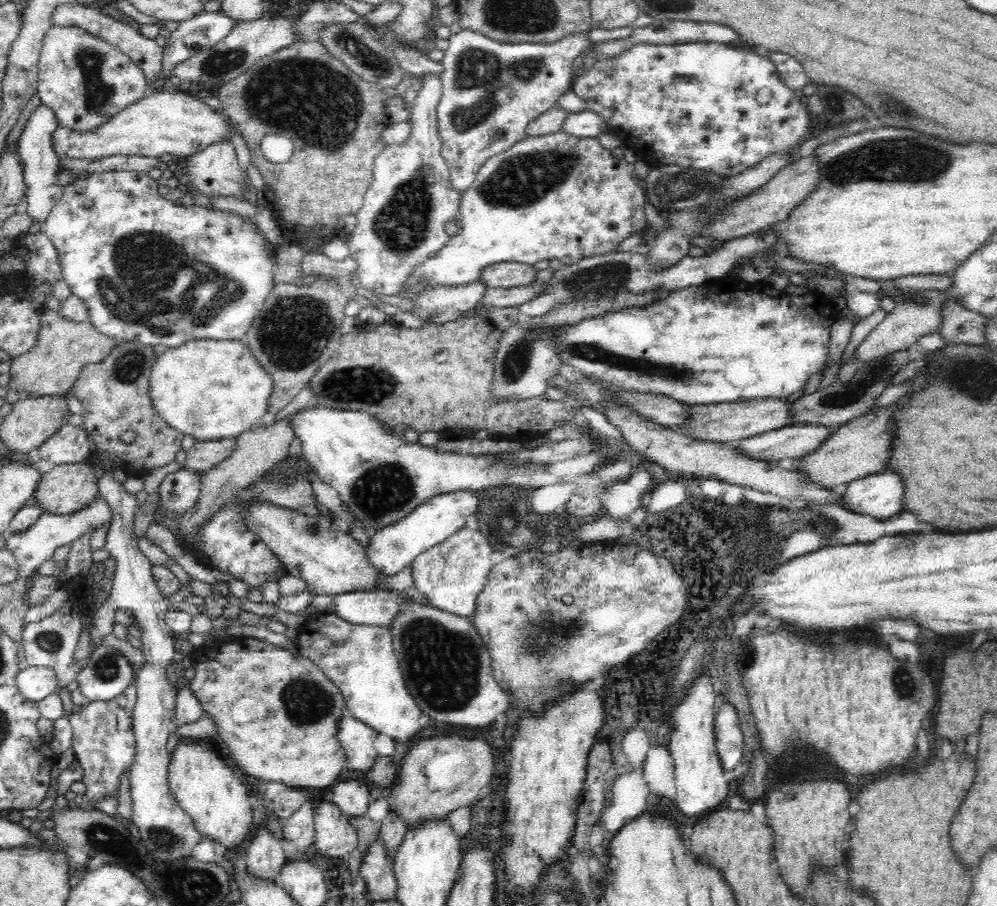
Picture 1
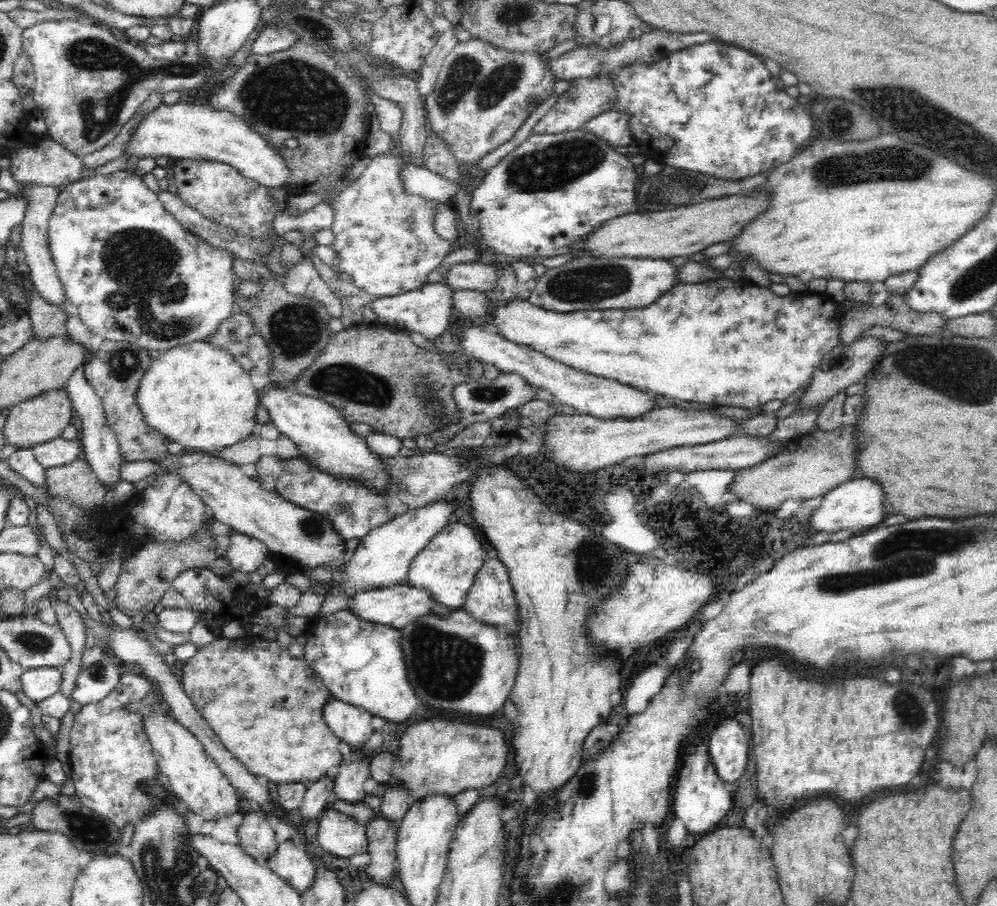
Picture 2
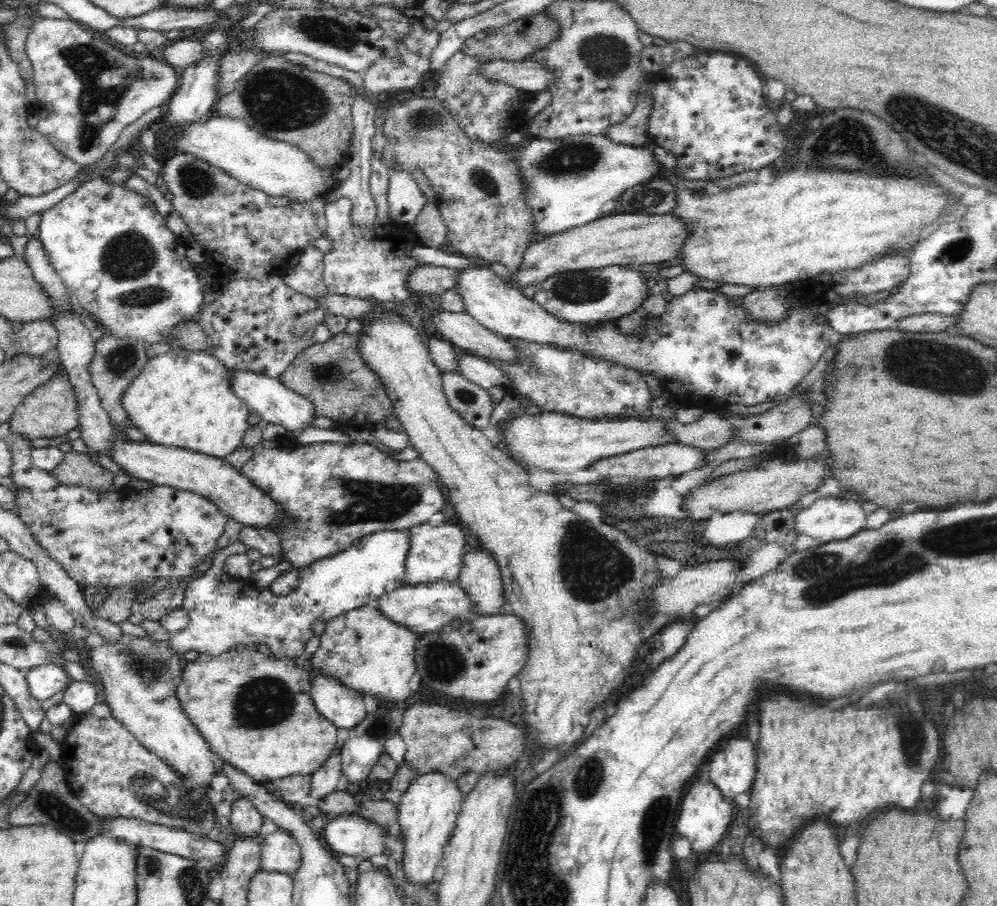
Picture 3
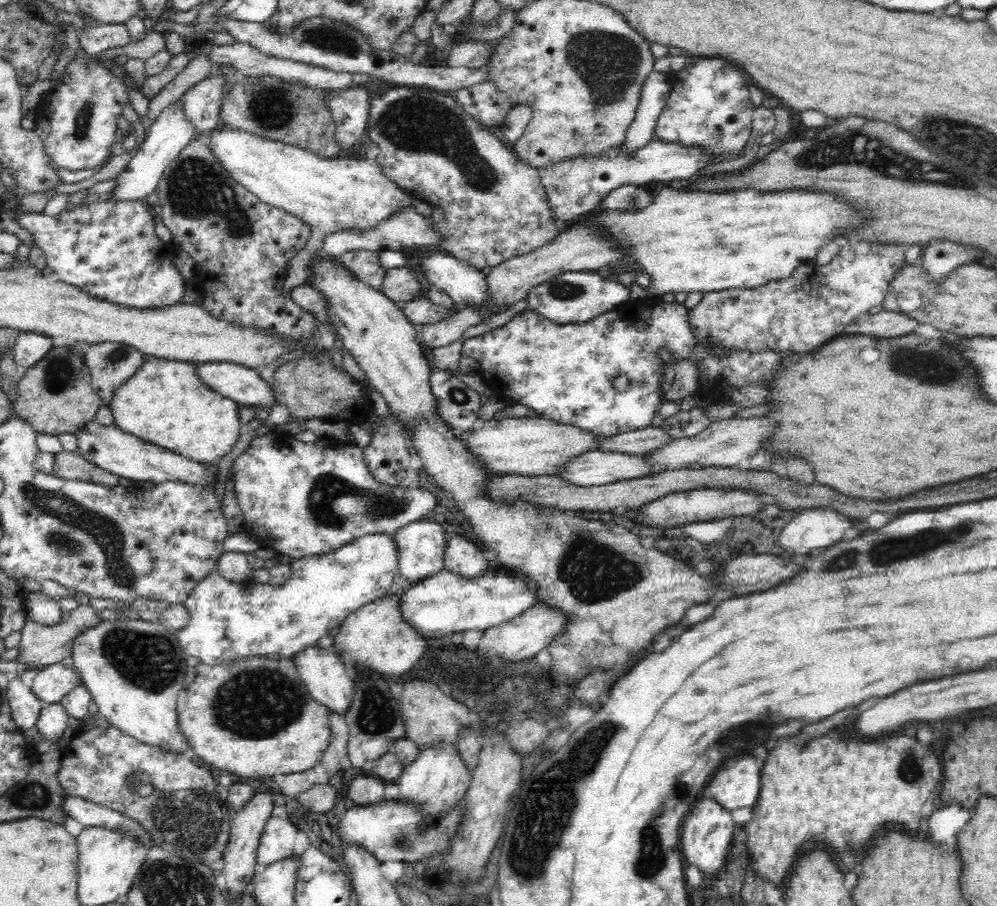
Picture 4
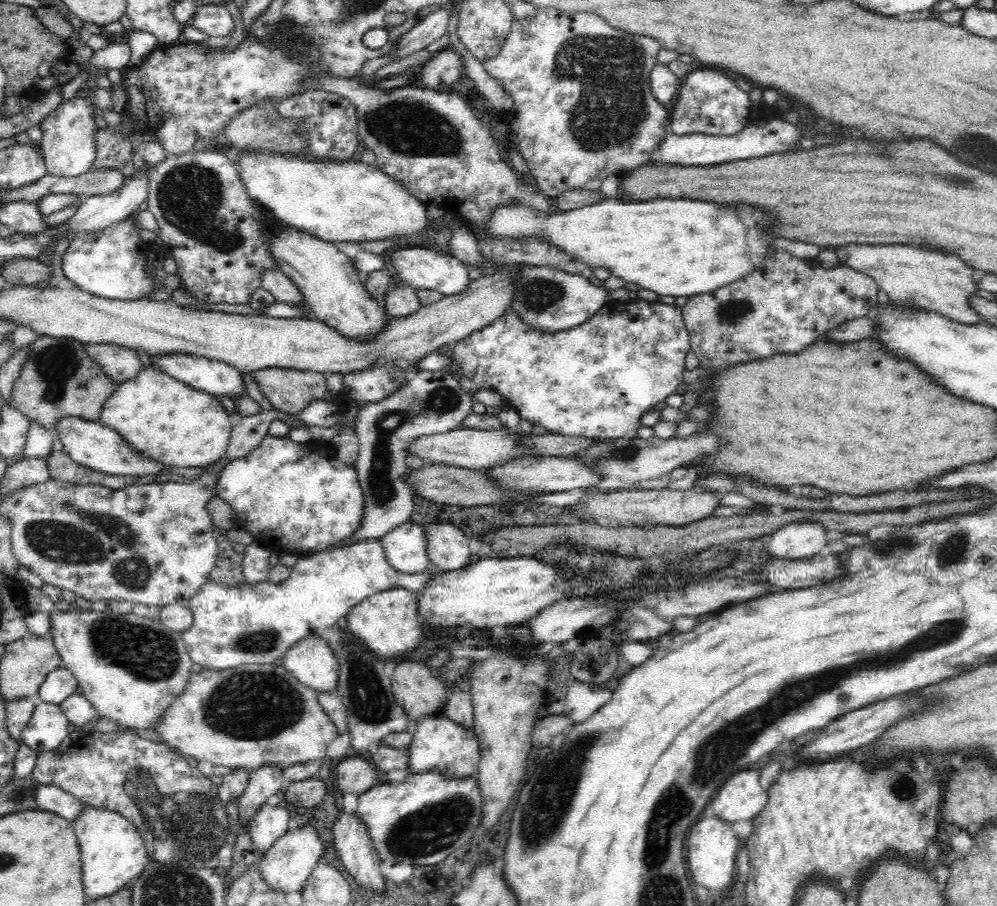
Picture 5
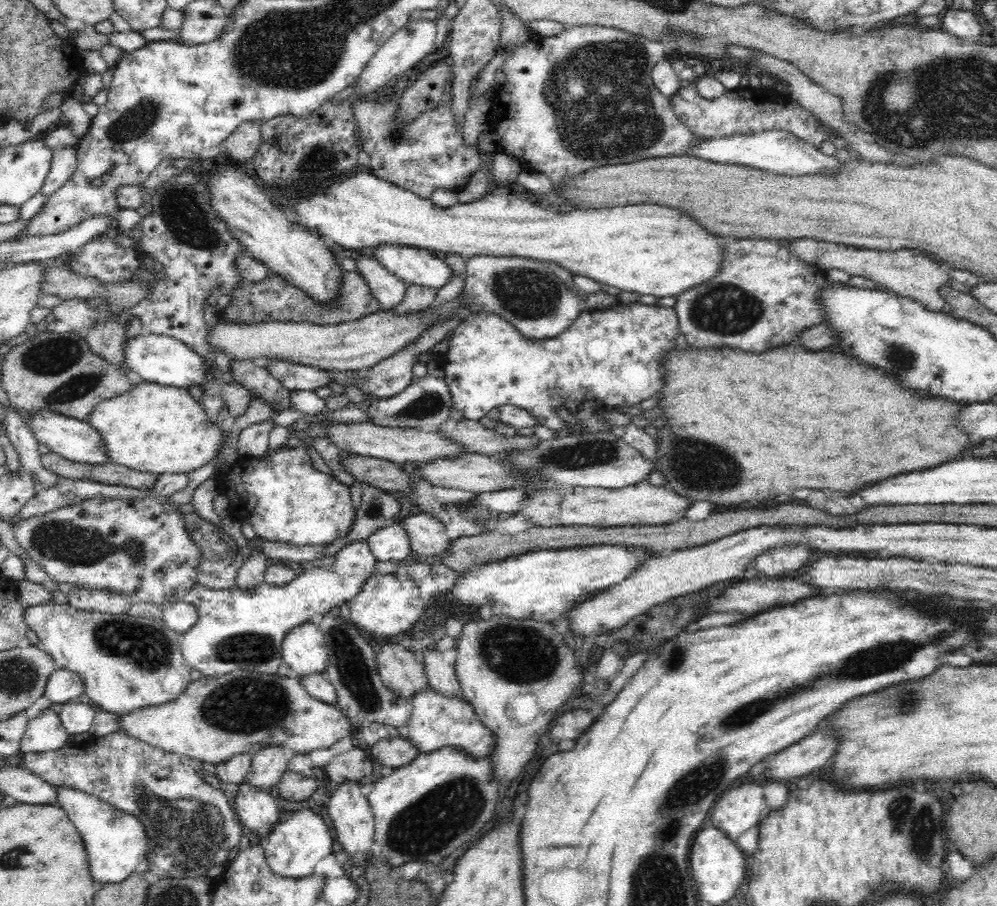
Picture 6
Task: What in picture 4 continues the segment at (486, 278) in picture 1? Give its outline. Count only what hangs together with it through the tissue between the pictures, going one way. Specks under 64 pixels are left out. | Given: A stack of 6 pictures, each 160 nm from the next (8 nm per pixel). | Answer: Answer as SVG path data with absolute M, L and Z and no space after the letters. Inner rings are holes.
M390 267L383 278L383 290L380 292L400 308L408 300L420 296L426 287L426 279L418 272L405 267Z

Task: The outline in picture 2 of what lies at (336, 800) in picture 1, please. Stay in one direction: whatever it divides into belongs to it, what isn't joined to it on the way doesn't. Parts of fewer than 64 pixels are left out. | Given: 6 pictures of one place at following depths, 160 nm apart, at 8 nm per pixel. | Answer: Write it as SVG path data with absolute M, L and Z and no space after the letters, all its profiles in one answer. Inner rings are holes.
M352 749L349 760L343 758L338 766L338 773L333 780L335 798L346 802L361 802L365 796L362 784L371 778L369 769L376 753L363 749Z

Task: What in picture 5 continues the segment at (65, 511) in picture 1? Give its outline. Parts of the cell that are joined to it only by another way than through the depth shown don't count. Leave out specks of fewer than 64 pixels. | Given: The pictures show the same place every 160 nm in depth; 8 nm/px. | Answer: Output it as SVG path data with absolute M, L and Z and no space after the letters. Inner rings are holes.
M52 451L45 459L51 479L63 484L78 486L100 485L120 490L127 486L136 485L137 480L140 478L140 476L128 475L125 477L124 475L116 476L96 472L88 467L76 464L63 451Z

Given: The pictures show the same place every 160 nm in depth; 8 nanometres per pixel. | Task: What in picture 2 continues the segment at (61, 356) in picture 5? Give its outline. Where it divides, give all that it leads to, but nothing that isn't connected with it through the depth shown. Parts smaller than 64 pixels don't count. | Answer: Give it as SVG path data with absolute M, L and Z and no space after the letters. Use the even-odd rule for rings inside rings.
M63 387L50 390L48 393L40 394L35 398L17 403L10 409L3 428L5 442L14 445L18 449L29 449L34 445L50 442L54 438L61 437L62 432L74 422L73 405L67 390Z

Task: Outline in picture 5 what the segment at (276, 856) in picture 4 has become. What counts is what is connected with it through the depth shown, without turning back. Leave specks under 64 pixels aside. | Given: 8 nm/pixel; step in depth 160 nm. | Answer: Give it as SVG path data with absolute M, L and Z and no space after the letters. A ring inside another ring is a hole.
M264 802L247 825L247 833L253 842L253 848L268 851L275 840L287 832L289 810L279 805Z

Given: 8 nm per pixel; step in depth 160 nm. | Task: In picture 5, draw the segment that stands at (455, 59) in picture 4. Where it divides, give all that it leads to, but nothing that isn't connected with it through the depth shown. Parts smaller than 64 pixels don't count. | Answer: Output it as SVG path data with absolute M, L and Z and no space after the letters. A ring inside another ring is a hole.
M453 47L443 48L423 63L420 79L422 89L447 91L450 85L458 80L464 67L460 55Z

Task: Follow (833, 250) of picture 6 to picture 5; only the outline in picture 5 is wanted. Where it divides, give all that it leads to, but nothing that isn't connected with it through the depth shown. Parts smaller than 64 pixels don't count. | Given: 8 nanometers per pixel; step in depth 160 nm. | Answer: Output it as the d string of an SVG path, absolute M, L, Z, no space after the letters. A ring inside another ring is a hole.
M856 243L839 245L834 248L839 262L851 266L852 269L861 271L871 276L877 282L881 290L886 292L889 300L894 305L910 306L914 309L931 310L933 313L941 314L961 325L974 325L981 318L975 309L970 305L970 298L978 288L978 279L975 277L976 270L969 267L958 255L936 250L926 252L918 246L913 245L860 245Z

